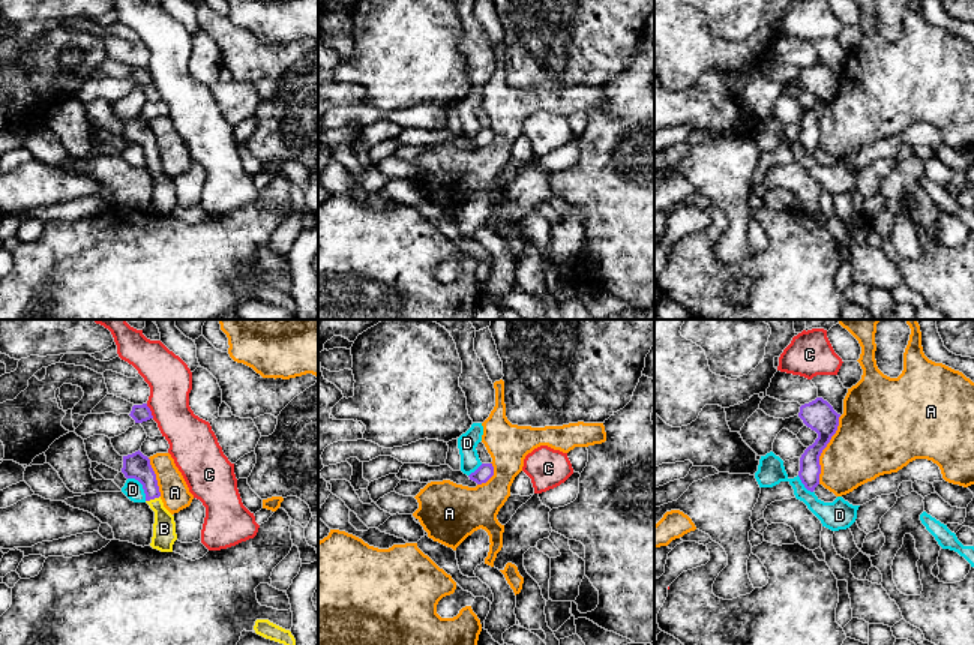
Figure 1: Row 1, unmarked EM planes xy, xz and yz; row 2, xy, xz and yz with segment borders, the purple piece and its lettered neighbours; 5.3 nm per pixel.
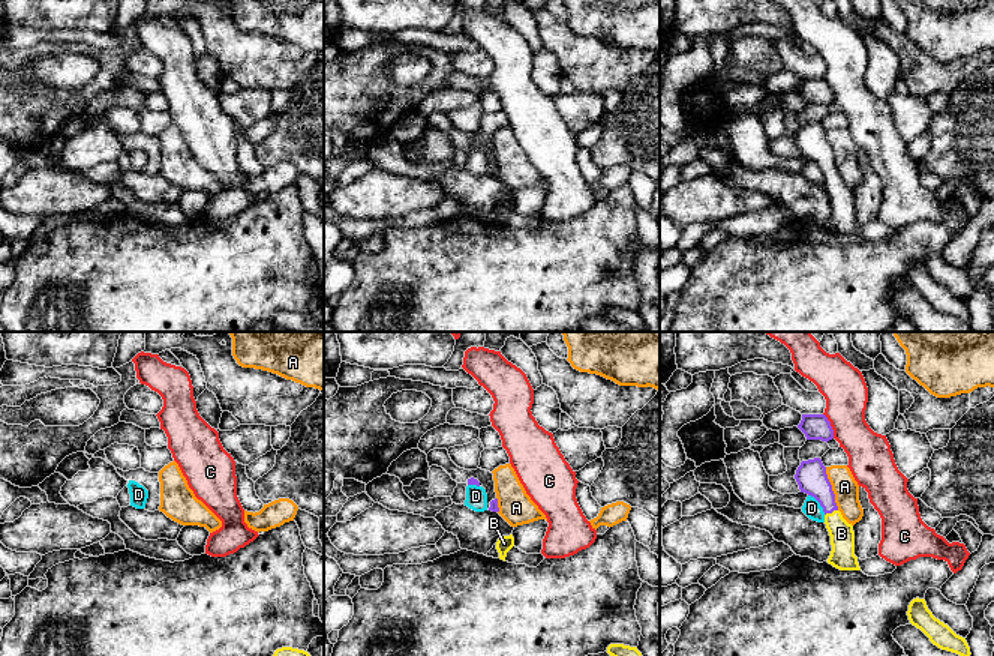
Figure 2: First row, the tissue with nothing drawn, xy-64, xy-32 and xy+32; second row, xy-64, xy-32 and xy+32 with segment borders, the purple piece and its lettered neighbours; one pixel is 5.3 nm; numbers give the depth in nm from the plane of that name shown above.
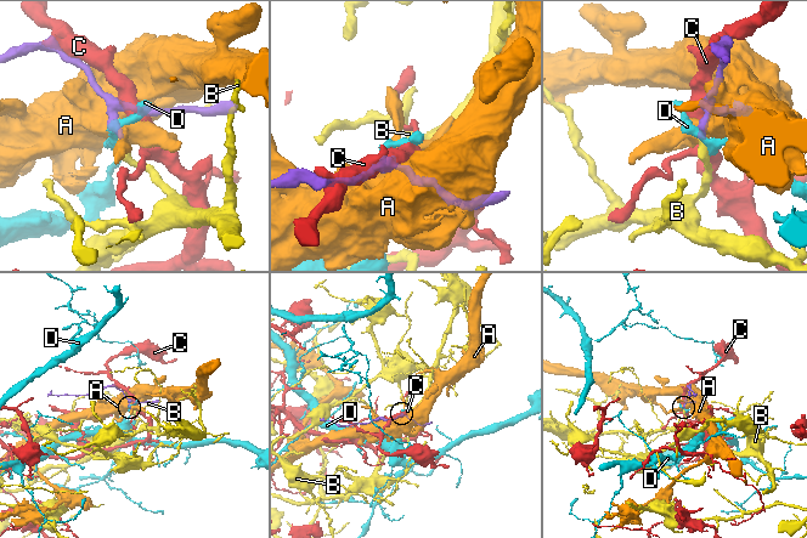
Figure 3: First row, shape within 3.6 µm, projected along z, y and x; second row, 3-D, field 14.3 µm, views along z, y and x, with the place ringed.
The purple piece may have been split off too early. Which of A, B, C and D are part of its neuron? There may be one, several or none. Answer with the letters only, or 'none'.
B

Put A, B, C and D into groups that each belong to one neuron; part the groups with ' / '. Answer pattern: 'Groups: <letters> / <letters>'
Groups: A / B / C / D

